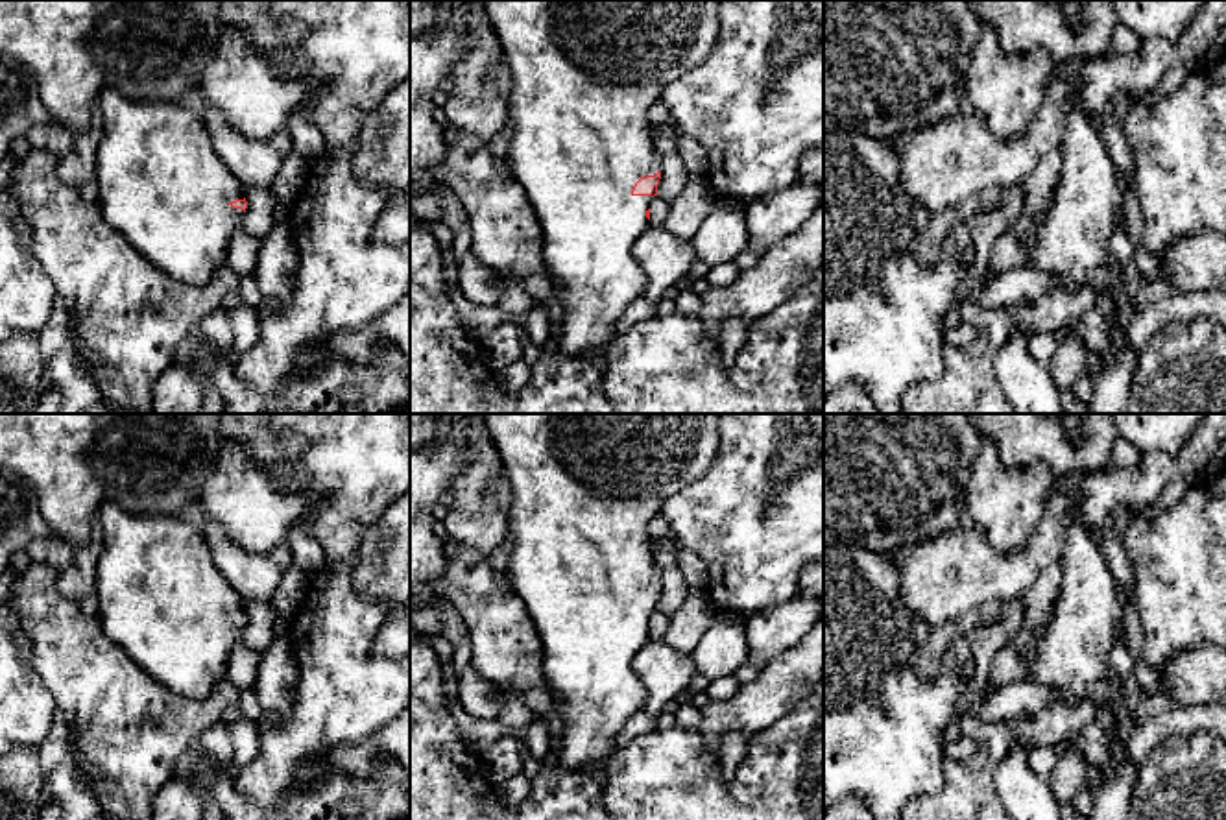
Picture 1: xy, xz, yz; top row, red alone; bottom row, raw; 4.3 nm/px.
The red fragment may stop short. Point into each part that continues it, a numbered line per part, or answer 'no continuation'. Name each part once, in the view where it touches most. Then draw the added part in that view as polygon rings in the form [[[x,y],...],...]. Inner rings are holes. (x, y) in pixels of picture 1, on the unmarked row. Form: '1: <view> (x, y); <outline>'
1: xz (586, 486); [[[486,414],[484,425],[511,488],[508,530],[513,550],[508,573],[543,645],[543,676],[556,702],[563,733],[554,744],[559,768],[576,772],[604,765],[620,746],[626,722],[643,711],[648,693],[631,661],[650,641],[652,609],[633,609],[641,591],[661,582],[648,523],[663,502],[702,478],[720,447],[722,414]]]

